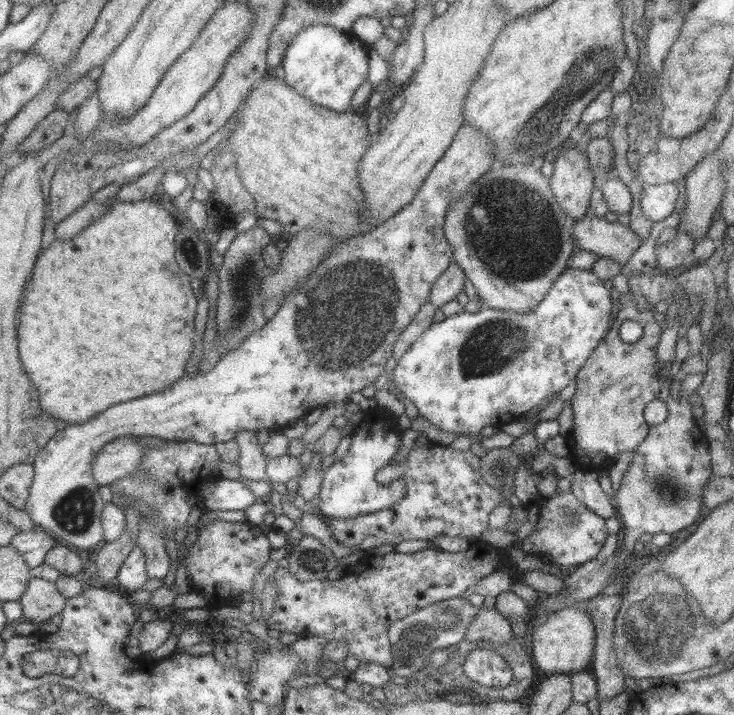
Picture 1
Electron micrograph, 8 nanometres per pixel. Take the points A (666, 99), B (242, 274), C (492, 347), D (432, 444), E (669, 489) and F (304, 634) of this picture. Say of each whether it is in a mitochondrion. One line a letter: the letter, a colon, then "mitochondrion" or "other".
A: other
B: mitochondrion
C: mitochondrion
D: other
E: mitochondrion
F: other

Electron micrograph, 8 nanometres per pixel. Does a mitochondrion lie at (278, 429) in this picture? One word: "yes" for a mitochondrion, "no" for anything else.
no

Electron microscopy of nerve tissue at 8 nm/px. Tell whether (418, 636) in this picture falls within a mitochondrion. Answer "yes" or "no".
yes

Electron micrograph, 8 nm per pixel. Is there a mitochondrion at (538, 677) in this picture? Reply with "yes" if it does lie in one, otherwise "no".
no

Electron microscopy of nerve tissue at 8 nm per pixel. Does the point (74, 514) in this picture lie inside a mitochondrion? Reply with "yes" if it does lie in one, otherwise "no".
yes

